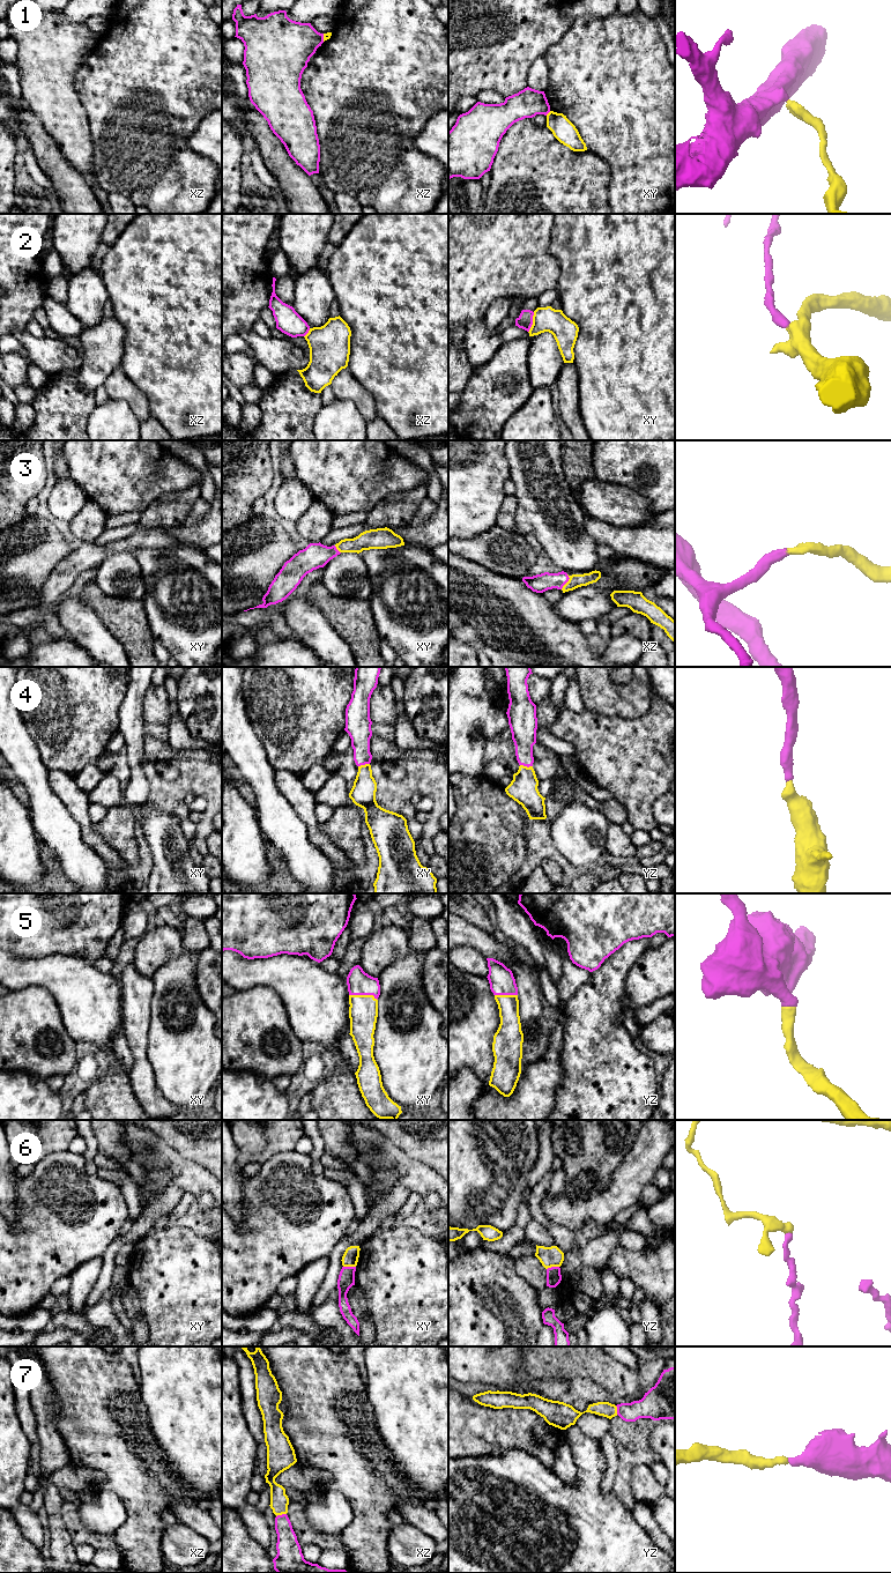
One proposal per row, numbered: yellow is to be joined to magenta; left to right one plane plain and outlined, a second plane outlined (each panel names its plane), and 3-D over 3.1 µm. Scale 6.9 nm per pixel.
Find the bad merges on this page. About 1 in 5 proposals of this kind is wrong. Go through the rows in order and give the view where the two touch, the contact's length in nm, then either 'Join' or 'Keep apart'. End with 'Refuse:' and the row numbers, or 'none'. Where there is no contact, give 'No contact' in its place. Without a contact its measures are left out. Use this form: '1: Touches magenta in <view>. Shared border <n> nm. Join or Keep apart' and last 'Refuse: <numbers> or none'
1: Touches magenta in xy. Shared border 50 nm. Keep apart
2: Touches magenta in xy. Shared border 150 nm. Keep apart
3: Touches magenta in xz. Shared border 120 nm. Join
4: Touches magenta in yz. Shared border 90 nm. Join
5: Touches magenta in xy. Shared border 200 nm. Join
6: Touches magenta in xy. Shared border 90 nm. Keep apart
7: Touches magenta in xz. Shared border 80 nm. Join
Refuse: 1, 2, 6

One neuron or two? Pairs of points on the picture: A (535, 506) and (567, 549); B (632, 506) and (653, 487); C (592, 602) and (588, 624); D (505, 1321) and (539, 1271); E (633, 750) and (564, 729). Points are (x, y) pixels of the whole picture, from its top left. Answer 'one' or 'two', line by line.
A: one
B: two
C: two
D: two
E: one

